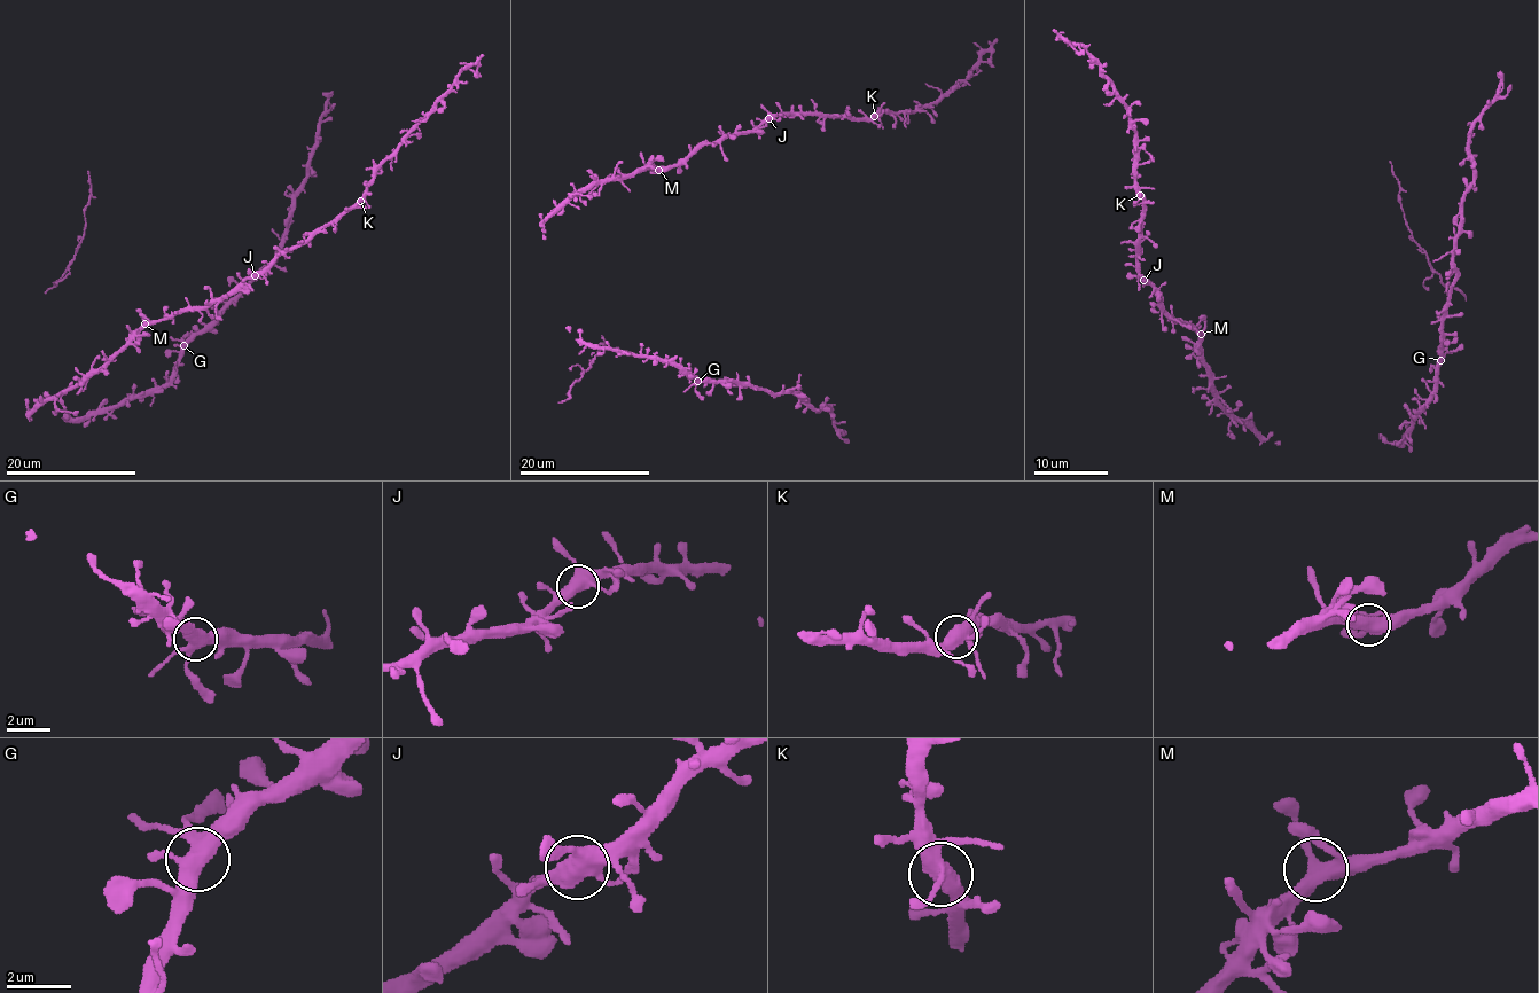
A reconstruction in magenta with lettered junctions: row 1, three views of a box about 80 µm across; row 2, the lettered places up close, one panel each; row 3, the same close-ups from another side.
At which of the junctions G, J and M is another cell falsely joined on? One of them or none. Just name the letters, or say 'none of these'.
none of these

